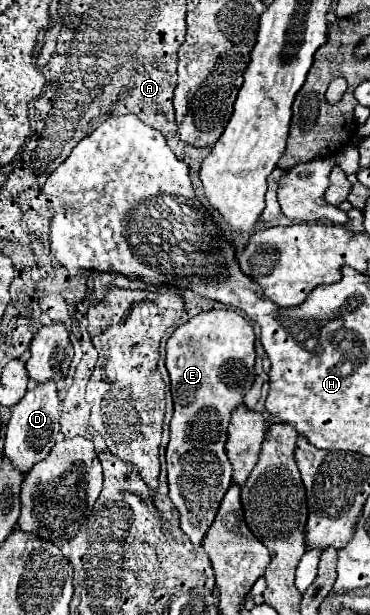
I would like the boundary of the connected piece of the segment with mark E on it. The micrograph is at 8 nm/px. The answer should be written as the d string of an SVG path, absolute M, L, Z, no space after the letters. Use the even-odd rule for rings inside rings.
M206 311L184 325L174 329L166 343L166 369L172 381L172 399L174 399L174 417L170 421L170 441L166 447L166 469L168 469L168 485L170 485L170 499L180 513L180 529L188 537L194 547L200 547L208 527L214 523L218 513L220 501L232 483L232 463L226 455L226 435L228 423L232 419L232 411L244 403L246 389L252 387L256 379L254 371L254 329L248 319L244 319L236 311ZM182 447L192 447L180 453Z

